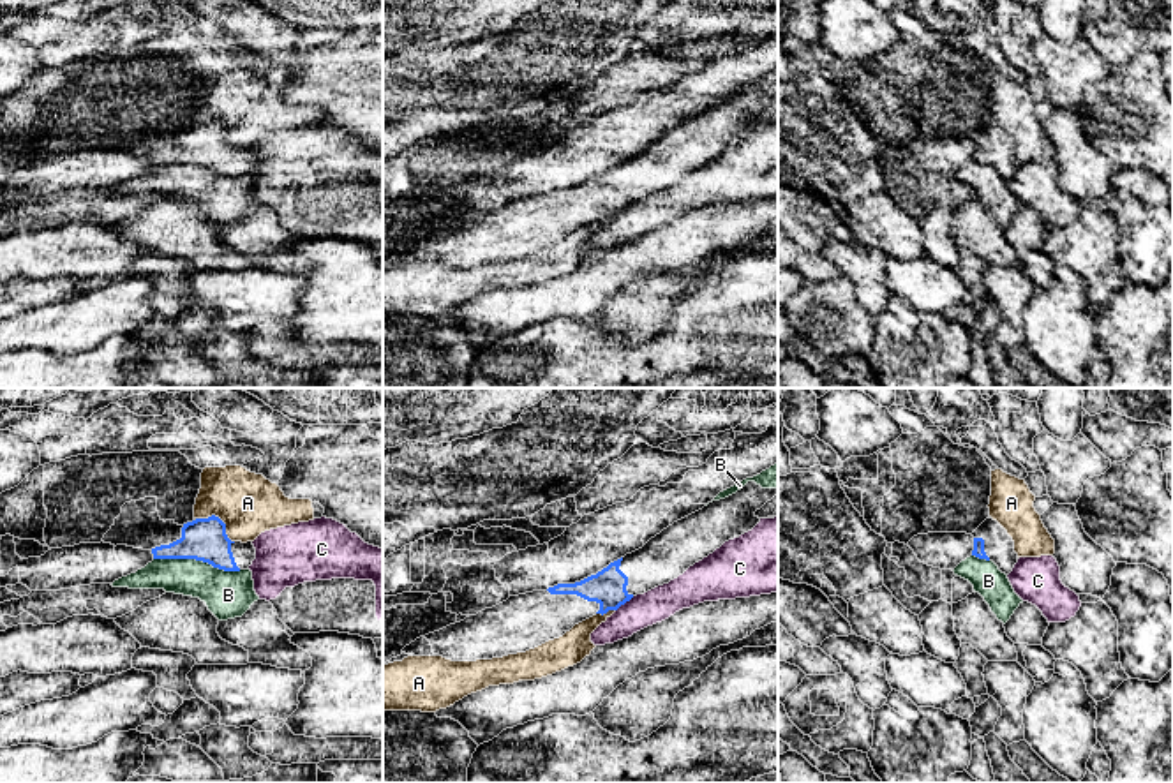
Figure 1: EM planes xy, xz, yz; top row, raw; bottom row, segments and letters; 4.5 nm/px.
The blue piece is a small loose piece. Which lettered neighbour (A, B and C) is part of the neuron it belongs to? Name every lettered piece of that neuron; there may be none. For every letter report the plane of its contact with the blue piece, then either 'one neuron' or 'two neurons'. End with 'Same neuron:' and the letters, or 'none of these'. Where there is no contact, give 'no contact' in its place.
A: contact in xy; two neurons
B: contact in xy; two neurons
C: contact in xz; two neurons
Same neuron: none of these

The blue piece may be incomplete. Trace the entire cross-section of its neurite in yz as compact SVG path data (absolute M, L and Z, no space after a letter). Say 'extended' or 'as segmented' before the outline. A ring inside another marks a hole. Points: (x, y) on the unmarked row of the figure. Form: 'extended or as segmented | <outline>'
extended | M991 122L986 123L974 138L972 160L986 166L993 166L998 175L1009 180L1018 168L1014 157L1014 146L1007 136Z

